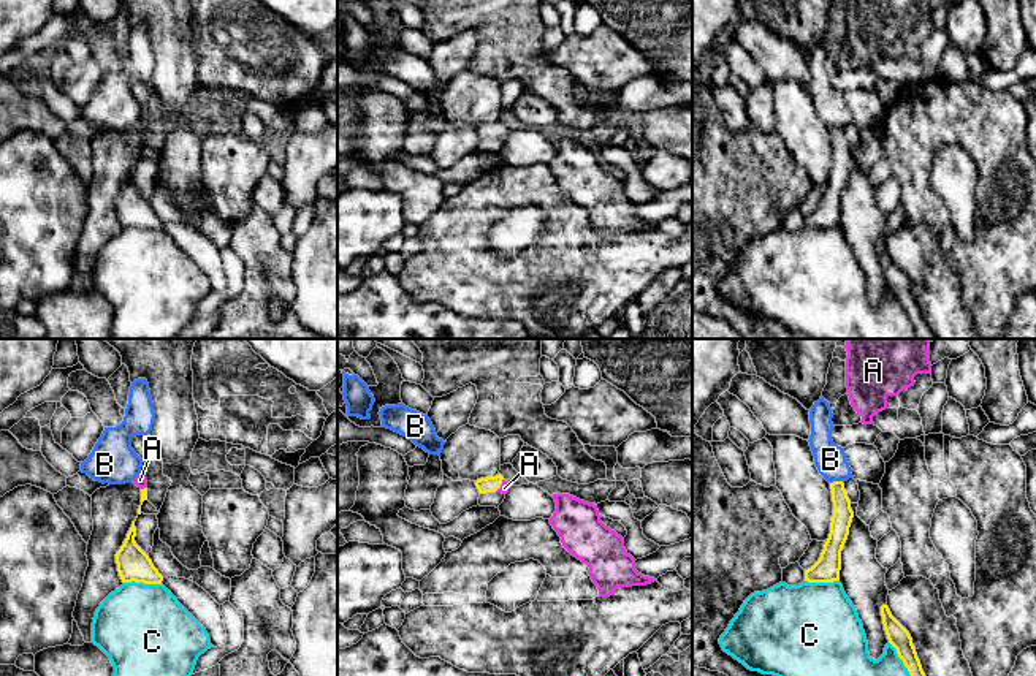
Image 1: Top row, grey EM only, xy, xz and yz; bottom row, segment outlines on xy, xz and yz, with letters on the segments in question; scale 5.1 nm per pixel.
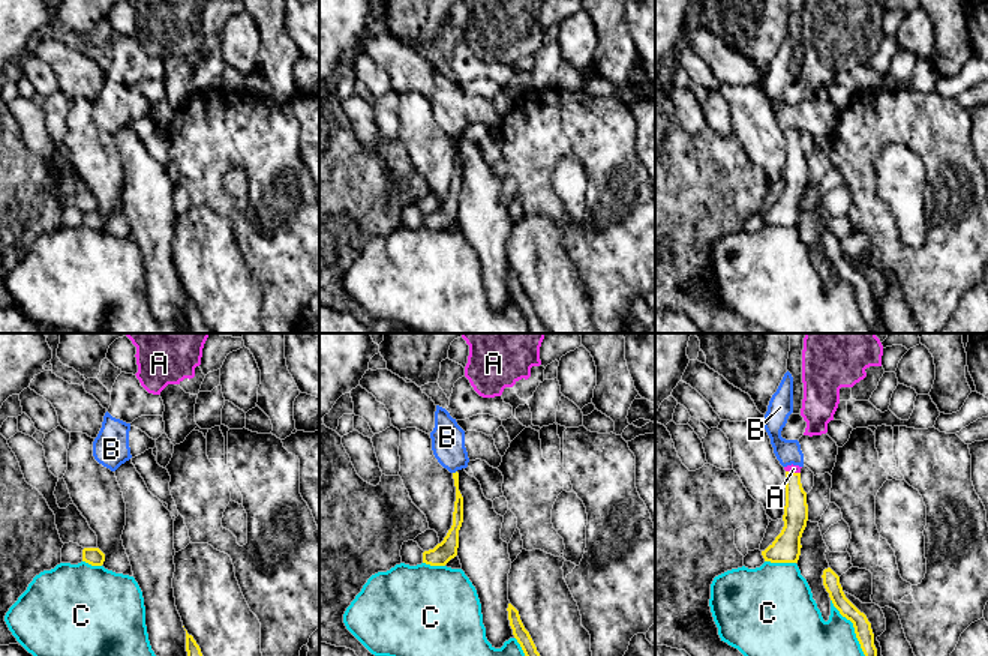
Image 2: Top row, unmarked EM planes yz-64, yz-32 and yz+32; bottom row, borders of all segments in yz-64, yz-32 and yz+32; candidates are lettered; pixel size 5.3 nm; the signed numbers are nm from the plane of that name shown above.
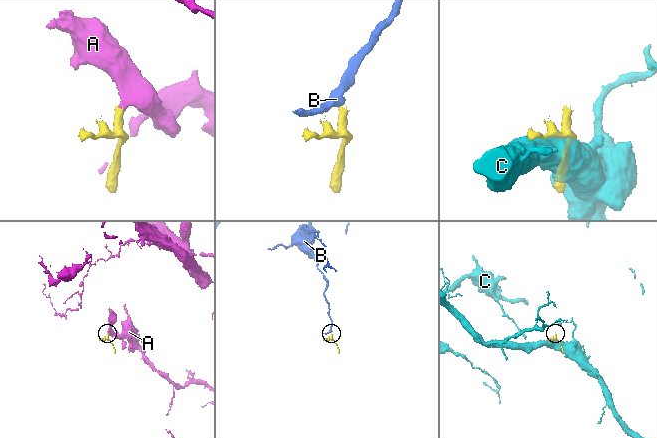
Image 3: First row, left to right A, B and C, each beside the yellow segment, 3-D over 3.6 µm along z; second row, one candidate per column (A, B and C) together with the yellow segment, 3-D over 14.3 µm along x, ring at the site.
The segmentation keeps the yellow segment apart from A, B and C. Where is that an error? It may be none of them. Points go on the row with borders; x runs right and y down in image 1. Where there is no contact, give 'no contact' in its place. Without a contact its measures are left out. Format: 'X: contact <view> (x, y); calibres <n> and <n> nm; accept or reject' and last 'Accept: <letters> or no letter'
A: contact xz (501, 483); calibres 80 and 50 nm; accept
B: contact yz (837, 482); calibres 100 and 160 nm; reject
C: contact xy (143, 581); calibres 170 and 460 nm; reject
Accept: A

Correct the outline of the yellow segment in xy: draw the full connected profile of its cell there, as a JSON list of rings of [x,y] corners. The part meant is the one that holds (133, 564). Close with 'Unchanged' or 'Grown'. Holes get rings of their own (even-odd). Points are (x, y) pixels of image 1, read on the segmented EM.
[[[135,521],[127,534],[127,538],[116,554],[117,572],[122,583],[162,584],[163,576],[154,567],[149,556],[136,545]]]. Unchanged

